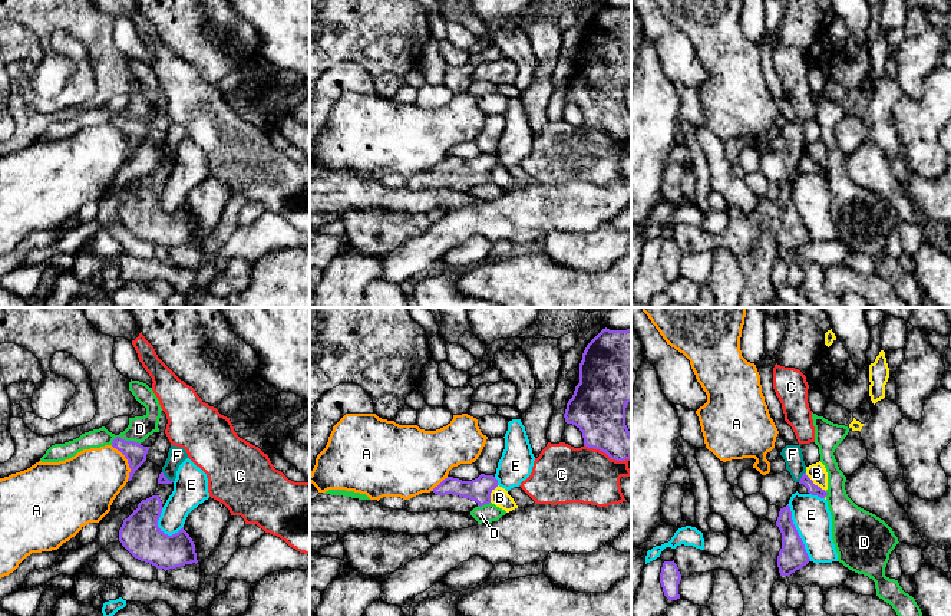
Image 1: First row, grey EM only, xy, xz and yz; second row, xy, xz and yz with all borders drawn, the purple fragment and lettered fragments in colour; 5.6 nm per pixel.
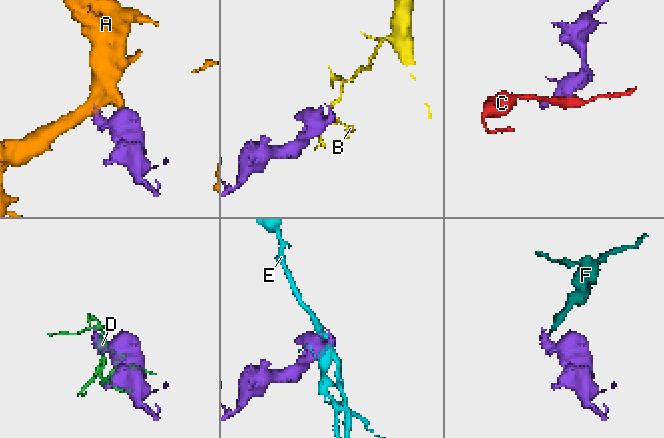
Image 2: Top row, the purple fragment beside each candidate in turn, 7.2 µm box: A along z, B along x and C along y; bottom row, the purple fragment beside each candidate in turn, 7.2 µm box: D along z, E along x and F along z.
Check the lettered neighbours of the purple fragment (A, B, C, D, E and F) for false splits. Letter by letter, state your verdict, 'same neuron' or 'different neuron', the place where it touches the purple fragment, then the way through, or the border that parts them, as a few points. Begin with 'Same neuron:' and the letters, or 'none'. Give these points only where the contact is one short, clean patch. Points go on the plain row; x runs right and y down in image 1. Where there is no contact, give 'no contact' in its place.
Same neuron: none
A: different neuron | xy (128, 140)
B: different neuron | yz (814, 162) | along yz (805, 151), (825, 170)
C: different neuron | xz (607, 132) | along xz (584, 122), (604, 129), (611, 137), (628, 138)
D: different neuron | xy (124, 118)
E: different neuron | yz (798, 211)
F: different neuron | yz (802, 155) | along yz (805, 150), (798, 160)

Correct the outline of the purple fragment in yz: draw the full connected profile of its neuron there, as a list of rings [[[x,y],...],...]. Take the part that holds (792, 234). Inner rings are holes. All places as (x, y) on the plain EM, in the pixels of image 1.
[[[789,184],[780,187],[776,204],[782,211],[782,227],[777,234],[779,251],[780,254],[790,254],[796,248],[806,244],[810,237],[793,202]]]

